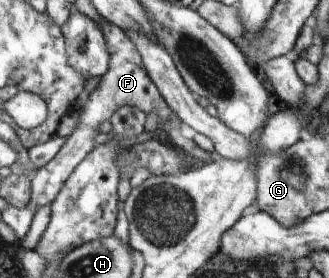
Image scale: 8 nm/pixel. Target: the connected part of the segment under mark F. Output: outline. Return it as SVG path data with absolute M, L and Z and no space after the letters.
M107 21L107 24L103 24L101 27L107 43L109 44L109 52L111 52L111 66L109 66L108 72L102 77L98 87L89 95L90 99L84 106L83 112L80 111L80 121L78 127L73 134L68 137L67 142L61 151L47 166L37 170L34 178L32 179L32 194L31 194L31 206L34 206L34 210L38 210L45 205L52 205L57 196L61 194L61 190L65 188L65 184L69 182L69 178L73 175L73 172L85 161L85 158L89 155L89 152L95 150L98 146L95 144L95 138L99 136L101 132L101 124L105 121L110 121L111 116L125 104L131 104L131 106L139 106L143 108L145 106L145 112L149 114L159 114L161 120L164 122L164 128L167 128L167 120L174 118L176 113L173 108L167 104L165 98L161 95L159 88L155 86L155 82L151 80L147 70L145 69L142 56L137 50L137 46L133 44L133 40L125 34L119 26Z

